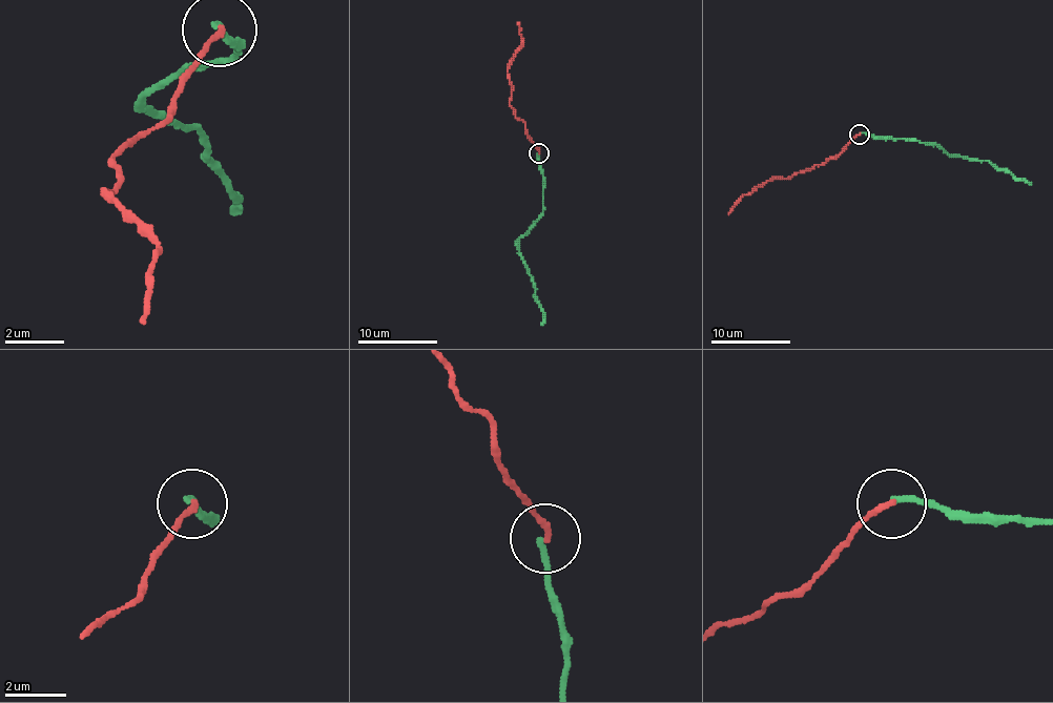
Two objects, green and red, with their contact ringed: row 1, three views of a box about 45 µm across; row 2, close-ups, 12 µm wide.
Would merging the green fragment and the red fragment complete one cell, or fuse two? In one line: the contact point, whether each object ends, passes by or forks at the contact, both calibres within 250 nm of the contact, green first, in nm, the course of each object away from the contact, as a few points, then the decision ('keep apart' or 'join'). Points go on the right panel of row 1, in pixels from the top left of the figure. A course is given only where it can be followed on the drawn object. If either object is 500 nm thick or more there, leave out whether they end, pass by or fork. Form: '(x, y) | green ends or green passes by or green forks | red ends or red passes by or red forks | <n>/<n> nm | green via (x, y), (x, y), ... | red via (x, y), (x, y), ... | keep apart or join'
(860, 135) | green ends | red ends | 180/180 nm | green via (860, 135), (870, 132), (875, 137), (935, 143), (946, 152), (1007, 168), (1017, 179), (1025, 179), (1031, 184) | red via (860, 135), (838, 154), (810, 170), (770, 179), (748, 192), (728, 214) | keep apart

